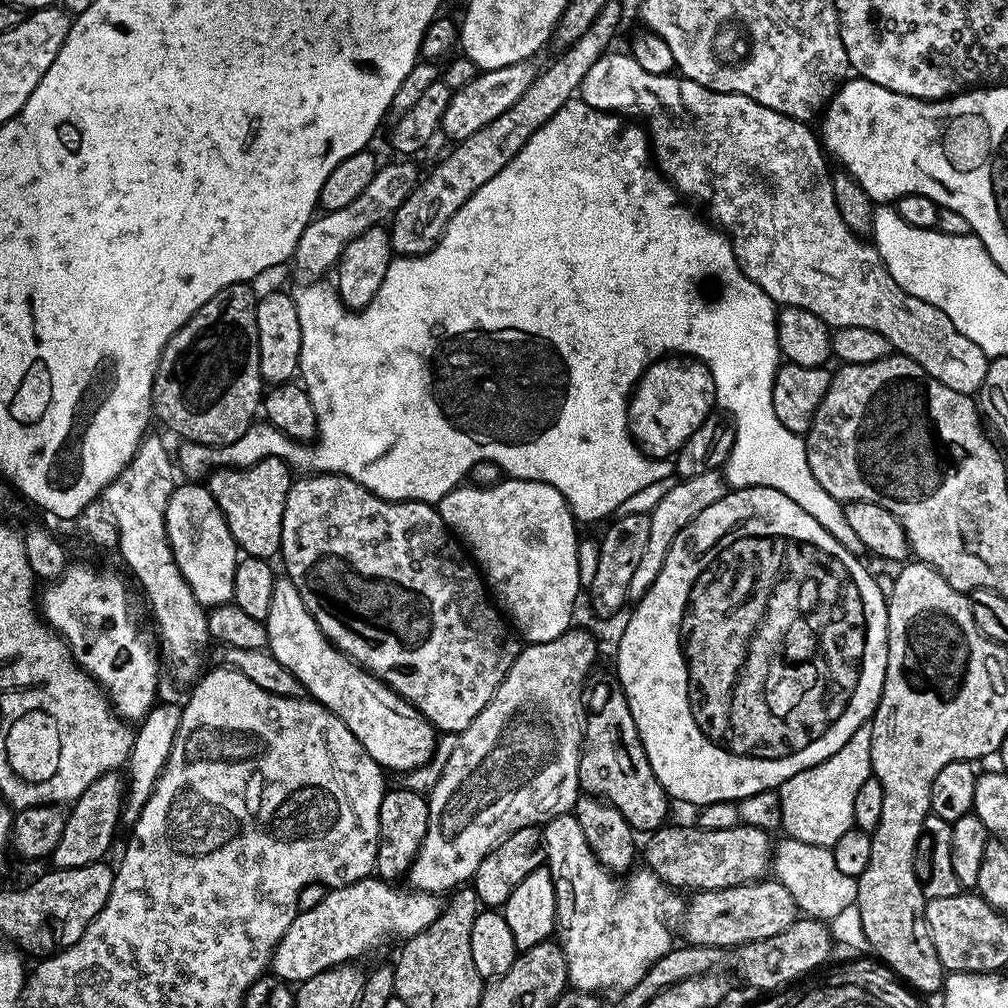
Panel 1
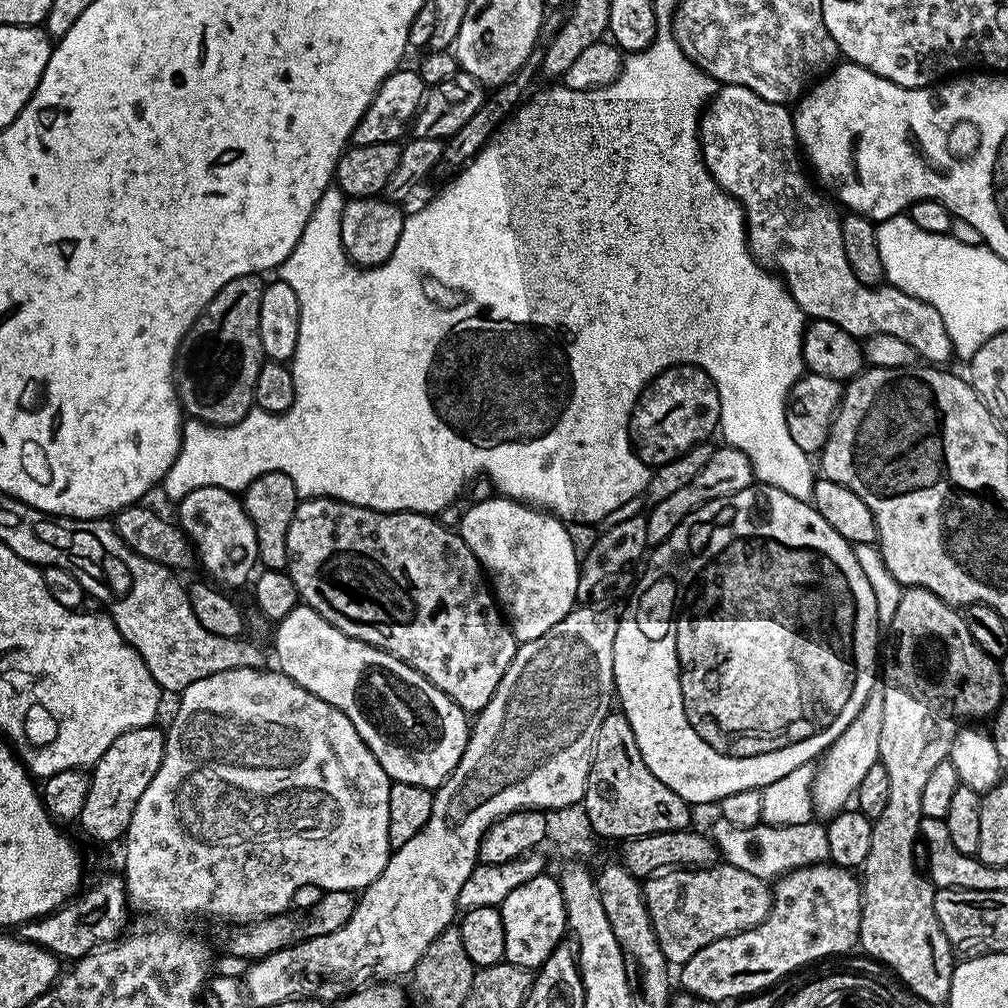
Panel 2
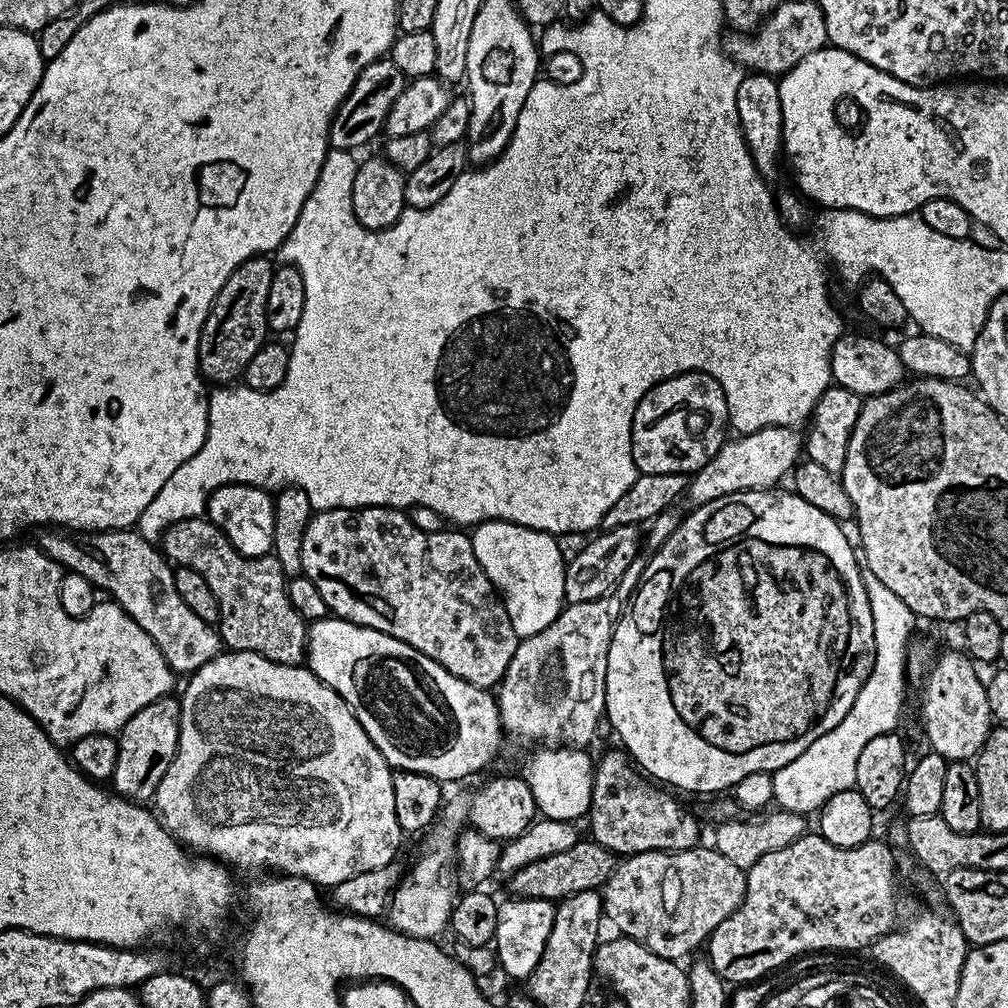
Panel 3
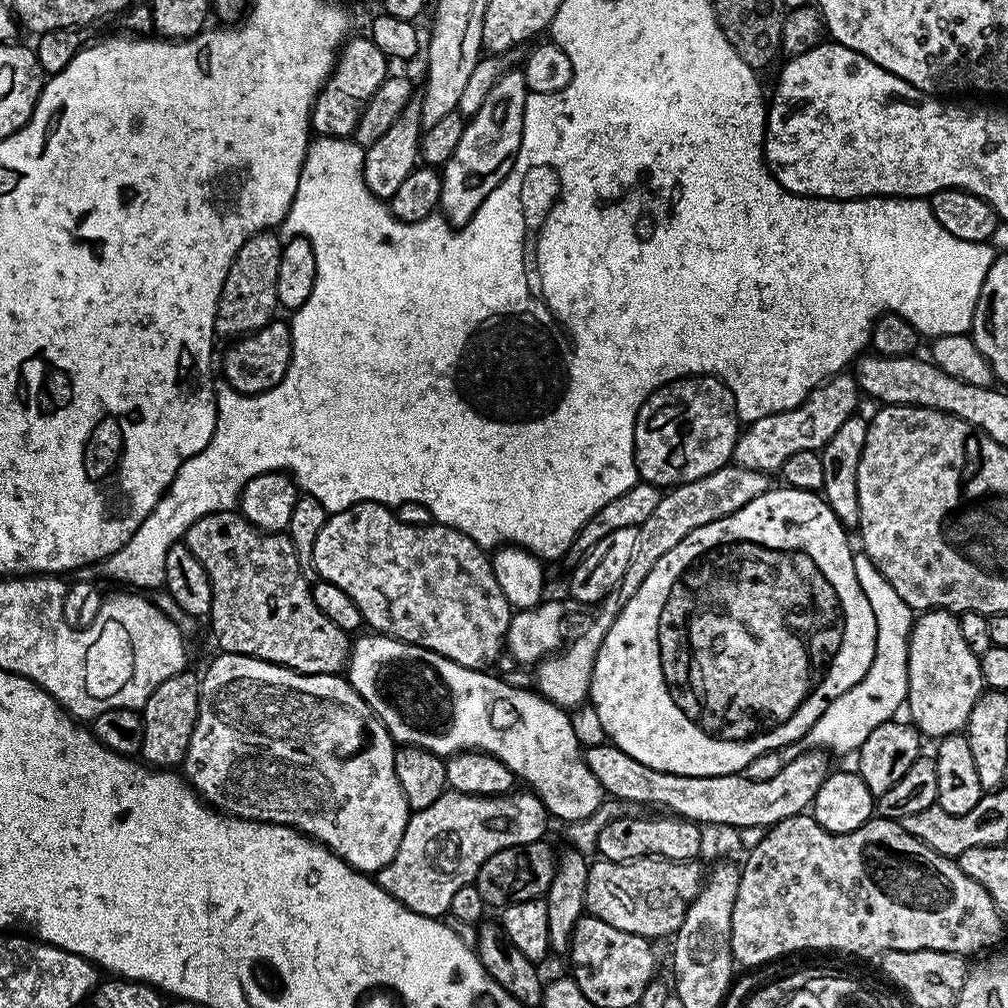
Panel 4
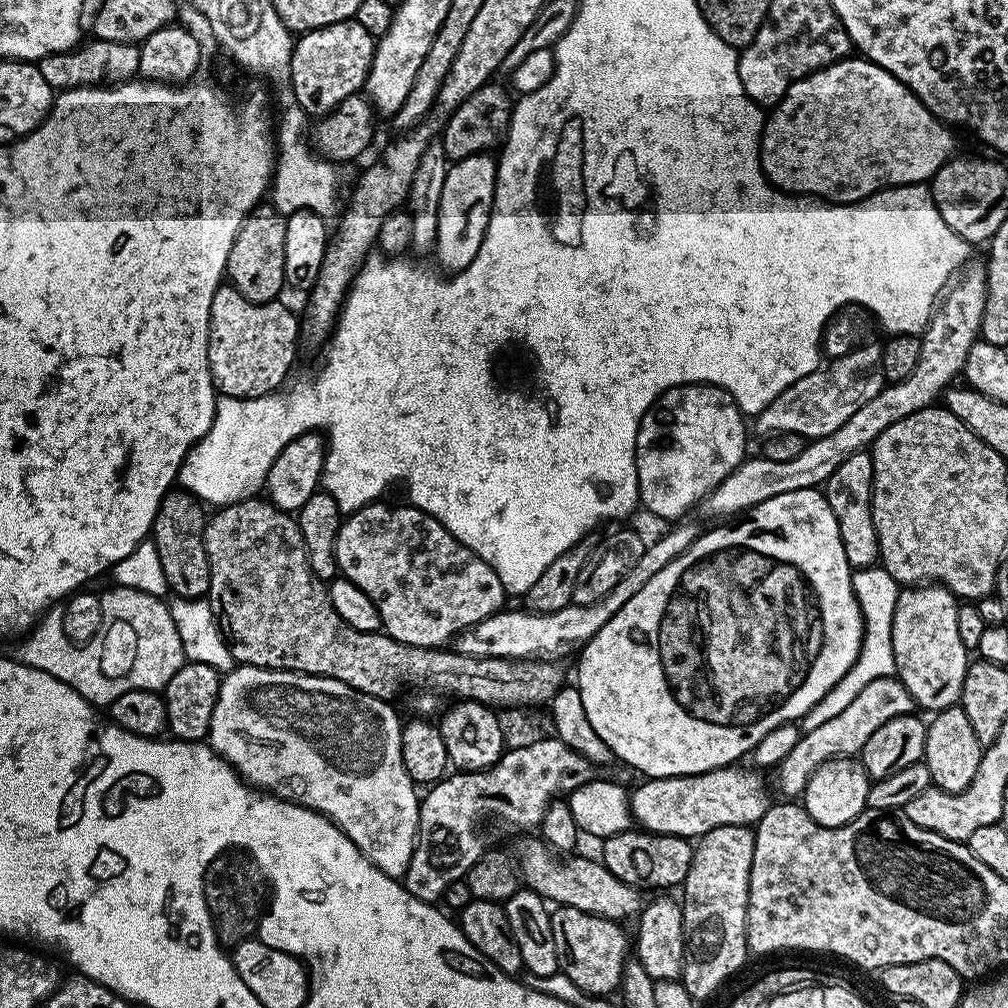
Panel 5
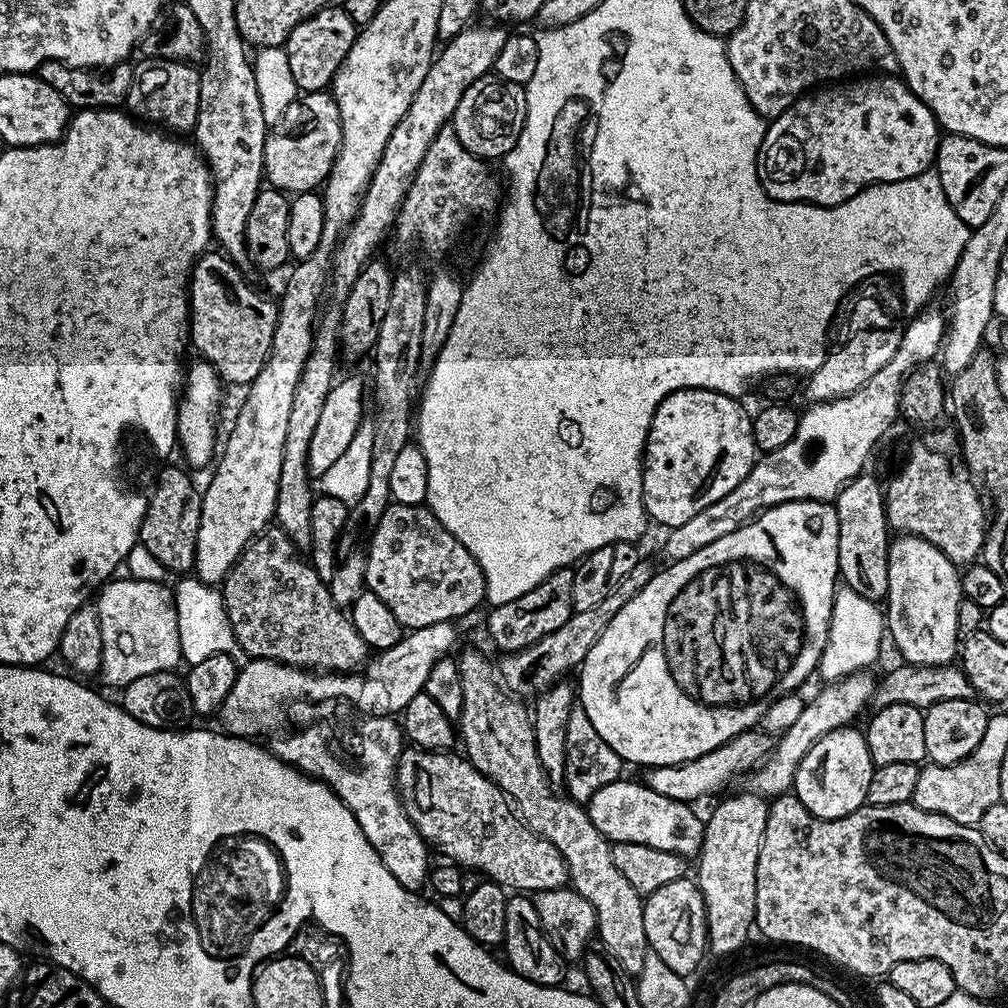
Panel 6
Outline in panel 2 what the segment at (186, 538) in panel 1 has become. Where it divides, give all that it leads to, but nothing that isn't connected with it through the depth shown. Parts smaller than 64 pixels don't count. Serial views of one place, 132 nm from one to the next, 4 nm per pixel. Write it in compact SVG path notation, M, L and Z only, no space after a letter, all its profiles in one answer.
M202 486L183 496L178 508L178 523L198 553L199 567L204 567L217 585L229 584L232 588L247 585L258 568L258 538L254 534L254 522L250 522L244 509L243 499L225 488Z

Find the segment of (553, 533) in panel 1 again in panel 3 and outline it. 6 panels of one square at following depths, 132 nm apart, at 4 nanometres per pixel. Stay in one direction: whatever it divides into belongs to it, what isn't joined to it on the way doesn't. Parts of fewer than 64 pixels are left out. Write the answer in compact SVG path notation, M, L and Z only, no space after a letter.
M486 520L471 529L474 558L482 566L486 578L499 592L504 609L517 637L533 636L554 618L564 603L564 569L566 556L560 553L561 541L550 532L539 532L518 526L509 520Z

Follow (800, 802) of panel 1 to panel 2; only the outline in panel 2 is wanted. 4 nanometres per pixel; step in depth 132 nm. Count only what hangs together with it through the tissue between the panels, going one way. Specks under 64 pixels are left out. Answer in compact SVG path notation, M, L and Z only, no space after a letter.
M878 678L850 728L844 730L828 751L819 757L820 769L817 770L816 777L811 777L810 780L810 808L817 817L831 818L845 811L855 797L862 777L870 771L870 766L879 761L884 697L885 684L883 679Z

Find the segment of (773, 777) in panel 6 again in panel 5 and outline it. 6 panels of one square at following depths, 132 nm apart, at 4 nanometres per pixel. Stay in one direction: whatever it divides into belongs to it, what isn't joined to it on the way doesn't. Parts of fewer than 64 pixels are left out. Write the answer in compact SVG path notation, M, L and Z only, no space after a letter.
M728 765L694 776L649 777L629 795L631 817L645 831L691 840L700 839L720 826L754 826L771 808L772 798L757 769L740 767L744 766Z

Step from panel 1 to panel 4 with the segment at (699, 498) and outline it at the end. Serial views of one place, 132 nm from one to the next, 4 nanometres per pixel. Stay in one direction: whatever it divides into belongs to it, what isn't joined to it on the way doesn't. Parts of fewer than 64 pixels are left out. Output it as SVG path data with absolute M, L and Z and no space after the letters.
M855 375L831 376L798 406L751 421L736 437L732 460L736 466L745 467L746 470L779 473L782 462L786 462L790 454L798 454L798 450L819 450L826 442L830 442L830 438L834 438L834 433L838 431L838 426L842 426L842 422L846 422L846 418L857 411L856 403L859 400L862 400L862 393L856 385Z

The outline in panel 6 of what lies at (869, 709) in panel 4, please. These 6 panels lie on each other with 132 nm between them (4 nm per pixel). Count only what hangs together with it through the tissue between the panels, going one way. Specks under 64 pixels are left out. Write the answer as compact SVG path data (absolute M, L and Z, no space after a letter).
M847 585L836 591L835 602L832 604L831 628L828 631L827 646L823 650L817 668L817 675L823 683L832 683L850 673L863 671L873 667L886 638L886 616L883 609L870 599L862 598L860 594Z

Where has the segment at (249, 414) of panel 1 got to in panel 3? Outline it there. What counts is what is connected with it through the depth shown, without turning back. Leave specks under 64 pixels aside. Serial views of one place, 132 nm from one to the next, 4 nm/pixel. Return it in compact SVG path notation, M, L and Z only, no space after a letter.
M267 255L251 256L234 270L234 274L230 274L230 278L226 278L222 290L218 290L202 326L198 346L200 375L209 385L228 386L239 381L250 358L254 358L254 354L258 354L260 347L269 339L266 297L270 294L273 271L273 261Z

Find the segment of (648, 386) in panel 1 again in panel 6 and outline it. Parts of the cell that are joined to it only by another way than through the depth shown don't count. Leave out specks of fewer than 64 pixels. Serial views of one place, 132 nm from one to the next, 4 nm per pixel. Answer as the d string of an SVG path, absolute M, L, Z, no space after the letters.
M683 388L677 392L670 393L660 403L658 410L654 410L654 418L650 422L650 430L644 443L642 486L644 487L644 508L655 523L657 520L658 523L665 524L665 529L671 530L682 526L682 522L690 522L690 518L694 518L694 514L698 514L698 510L706 510L706 506L714 506L714 502L726 498L726 494L730 494L730 490L734 490L734 486L738 486L742 482L742 478L746 478L746 474L750 474L750 470L757 462L758 453L756 451L756 443L754 442L754 434L752 433L752 416L740 403L741 401L737 397L727 396L714 390Z

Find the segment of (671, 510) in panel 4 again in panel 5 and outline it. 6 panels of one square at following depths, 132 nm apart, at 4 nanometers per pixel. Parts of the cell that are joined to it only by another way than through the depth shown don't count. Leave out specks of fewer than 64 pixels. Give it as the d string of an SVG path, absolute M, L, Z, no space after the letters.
M969 259L943 293L927 328L920 336L922 354L918 366L914 366L910 375L900 377L874 394L874 398L870 398L870 402L866 402L866 406L862 406L862 410L854 413L848 421L842 422L834 434L809 442L798 458L790 462L774 462L763 456L747 457L703 498L698 506L699 512L708 518L728 518L730 514L739 515L768 498L786 494L790 490L819 489L830 478L830 474L834 474L834 470L838 470L838 466L850 458L850 454L871 449L872 443L878 434L882 434L882 430L886 430L886 426L894 426L894 422L901 418L910 418L910 414L918 410L933 407L955 381L952 379L963 373L970 346L981 339L982 310L986 310L987 289L987 263L983 259Z

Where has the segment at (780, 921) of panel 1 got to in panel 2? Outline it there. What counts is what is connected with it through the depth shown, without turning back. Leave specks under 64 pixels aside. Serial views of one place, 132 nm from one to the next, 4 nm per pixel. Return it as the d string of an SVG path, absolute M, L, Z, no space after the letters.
M717 862L706 868L677 868L665 870L649 879L646 884L646 899L652 915L652 925L658 934L662 954L666 954L669 965L682 966L702 946L710 946L718 938L733 936L736 932L758 926L772 909L772 888L765 881L746 873L737 866Z

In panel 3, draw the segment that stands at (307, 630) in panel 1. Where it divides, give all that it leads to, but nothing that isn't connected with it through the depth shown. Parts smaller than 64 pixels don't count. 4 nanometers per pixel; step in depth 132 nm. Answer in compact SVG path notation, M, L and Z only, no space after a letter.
M333 616L313 621L308 629L306 662L309 671L312 671L322 682L329 684L347 702L352 713L358 718L359 725L365 730L370 740L378 746L379 752L386 758L389 767L394 770L424 773L441 782L460 780L478 773L497 754L500 748L500 739L505 739L506 733L500 722L500 705L497 697L489 689L479 688L454 674L450 674L440 663L434 662L432 658L427 658L421 651L414 650L414 646L406 646L406 642L382 634L373 628L358 626L356 623Z

